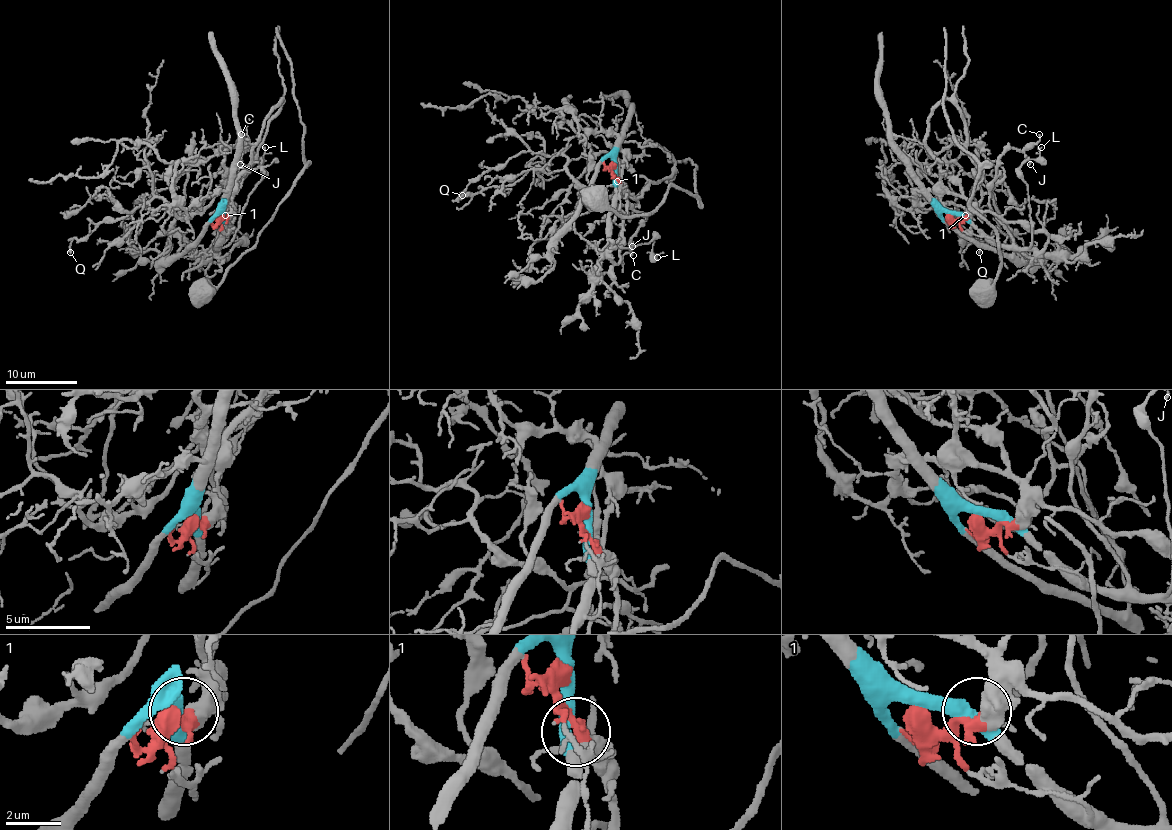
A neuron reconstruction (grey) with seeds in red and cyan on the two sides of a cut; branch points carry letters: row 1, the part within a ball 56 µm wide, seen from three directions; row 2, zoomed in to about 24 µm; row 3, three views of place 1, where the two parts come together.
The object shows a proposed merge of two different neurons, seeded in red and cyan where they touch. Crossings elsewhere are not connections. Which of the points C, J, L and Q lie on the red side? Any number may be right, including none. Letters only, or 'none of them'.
Q

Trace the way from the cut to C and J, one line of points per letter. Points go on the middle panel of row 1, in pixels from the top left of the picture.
C: (613, 166), (615, 202), (610, 227), (622, 206), (642, 213), (646, 220), (631, 238), (633, 254)
J: (613, 166), (615, 202), (610, 213), (610, 227), (622, 206), (642, 213), (646, 220), (631, 238), (631, 245)

